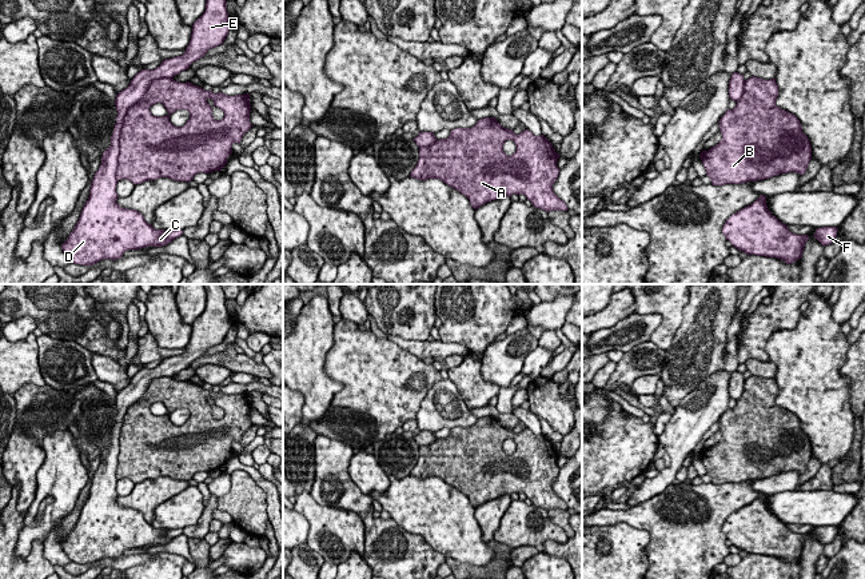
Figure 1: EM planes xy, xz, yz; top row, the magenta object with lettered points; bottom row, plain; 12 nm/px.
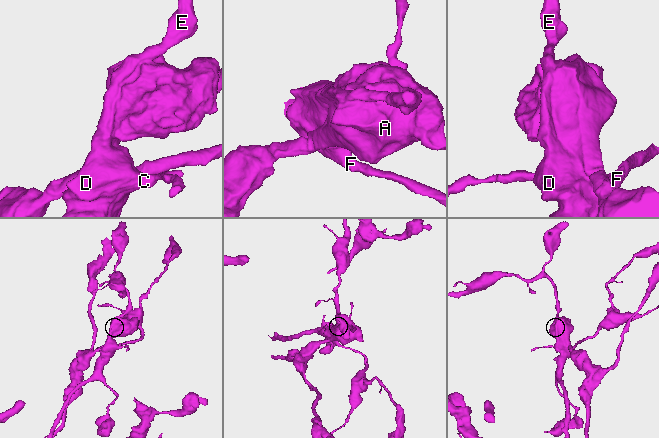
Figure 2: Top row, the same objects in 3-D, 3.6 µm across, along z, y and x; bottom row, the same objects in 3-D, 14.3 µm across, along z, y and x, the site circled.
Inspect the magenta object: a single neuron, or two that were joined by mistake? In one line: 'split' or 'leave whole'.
split

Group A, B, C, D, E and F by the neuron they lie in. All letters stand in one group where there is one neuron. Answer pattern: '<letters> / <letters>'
A B / C D E F

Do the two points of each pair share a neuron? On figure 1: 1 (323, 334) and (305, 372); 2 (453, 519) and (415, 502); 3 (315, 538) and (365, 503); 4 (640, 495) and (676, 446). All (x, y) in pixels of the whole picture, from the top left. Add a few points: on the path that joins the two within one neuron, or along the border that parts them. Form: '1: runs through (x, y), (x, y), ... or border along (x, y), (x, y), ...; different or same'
1: runs through (314, 343), (305, 352), (305, 363); same
2: runs through (443, 516), (434, 508), (425, 507); same
3: border along (322, 504), (357, 512), (363, 523), (365, 542); different
4: runs through (653, 486), (673, 468), (676, 459); same

